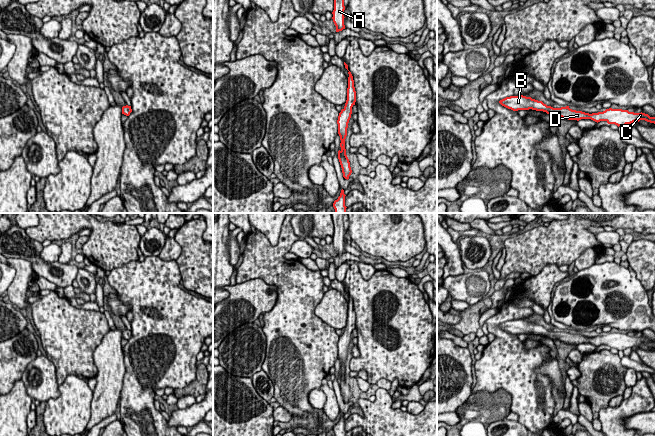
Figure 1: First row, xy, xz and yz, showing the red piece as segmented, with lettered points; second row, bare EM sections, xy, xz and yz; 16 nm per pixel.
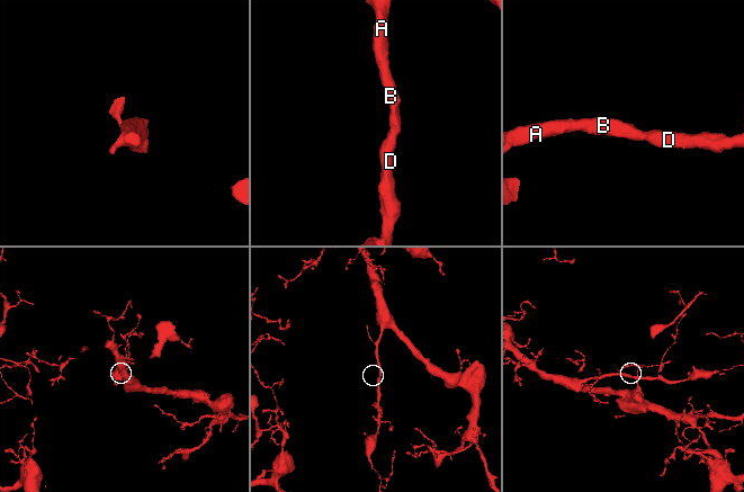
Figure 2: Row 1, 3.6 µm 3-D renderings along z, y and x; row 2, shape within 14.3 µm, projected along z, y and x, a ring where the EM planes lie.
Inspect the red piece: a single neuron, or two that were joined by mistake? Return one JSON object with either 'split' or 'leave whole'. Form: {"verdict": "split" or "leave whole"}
{"verdict": "leave whole"}

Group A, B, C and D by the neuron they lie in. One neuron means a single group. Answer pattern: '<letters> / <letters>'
A B C D

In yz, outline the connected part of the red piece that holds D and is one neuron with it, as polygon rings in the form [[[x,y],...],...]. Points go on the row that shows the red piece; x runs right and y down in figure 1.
[[[523,95],[506,97],[500,100],[499,103],[513,111],[532,109],[536,111],[543,111],[553,116],[558,115],[568,120],[579,121],[581,119],[591,119],[597,123],[600,121],[606,121],[608,124],[615,124],[618,127],[623,127],[626,124],[631,124],[635,121],[639,122],[640,120],[645,120],[655,124],[655,117],[650,117],[648,114],[642,112],[634,113],[629,112],[628,110],[609,108],[603,112],[589,114],[582,111],[572,110],[569,106],[553,108],[551,106],[547,106],[542,101]]]

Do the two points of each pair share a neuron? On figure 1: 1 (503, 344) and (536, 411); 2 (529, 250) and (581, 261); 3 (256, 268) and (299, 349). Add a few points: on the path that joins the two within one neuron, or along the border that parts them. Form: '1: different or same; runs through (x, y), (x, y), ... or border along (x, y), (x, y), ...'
1: same; runs through (506, 361), (517, 377), (531, 391), (531, 394)
2: different; border along (596, 250), (586, 248), (574, 260)
3: same; runs through (279, 281), (294, 296), (294, 326)

